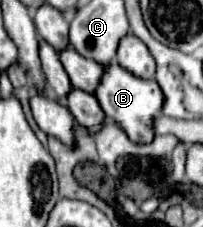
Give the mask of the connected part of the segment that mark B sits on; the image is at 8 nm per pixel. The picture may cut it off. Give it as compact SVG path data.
M108 64L106 72L104 72L104 78L102 78L100 86L96 88L96 98L102 106L102 110L106 112L106 116L118 128L122 128L124 134L132 142L150 144L154 140L152 120L154 120L156 114L162 112L162 106L164 106L164 94L162 94L162 90L158 90L158 82L136 78L134 74L126 72L118 64Z

